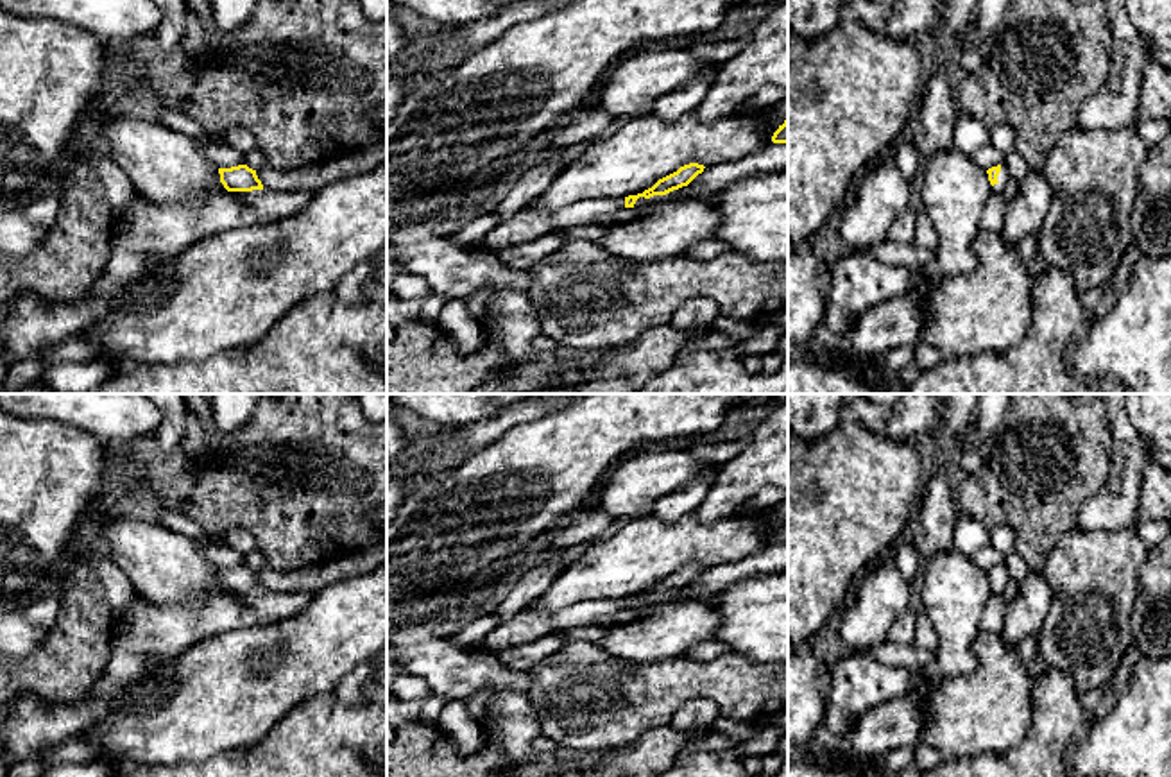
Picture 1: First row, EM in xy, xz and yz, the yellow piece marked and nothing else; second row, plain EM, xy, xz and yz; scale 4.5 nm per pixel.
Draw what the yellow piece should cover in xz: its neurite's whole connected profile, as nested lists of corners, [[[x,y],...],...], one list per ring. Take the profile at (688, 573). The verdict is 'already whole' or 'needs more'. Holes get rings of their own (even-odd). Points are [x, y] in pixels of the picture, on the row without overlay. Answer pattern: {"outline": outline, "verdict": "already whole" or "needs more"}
{"outline": [[[689,564],[677,573],[659,580],[652,589],[637,596],[623,600],[589,600],[566,607],[559,614],[539,614],[532,609],[521,610],[517,616],[501,621],[492,628],[480,645],[485,652],[500,653],[509,648],[516,648],[544,637],[555,632],[566,632],[575,627],[589,627],[600,618],[609,618],[623,609],[634,609],[639,598],[650,600],[654,596],[666,596],[673,591],[688,587],[698,575],[704,573],[704,566]]], "verdict": "needs more"}

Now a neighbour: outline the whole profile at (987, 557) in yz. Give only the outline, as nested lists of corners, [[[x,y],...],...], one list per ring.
[[[985,546],[970,555],[972,562],[983,569],[992,569],[1003,566],[1004,555],[992,546]]]

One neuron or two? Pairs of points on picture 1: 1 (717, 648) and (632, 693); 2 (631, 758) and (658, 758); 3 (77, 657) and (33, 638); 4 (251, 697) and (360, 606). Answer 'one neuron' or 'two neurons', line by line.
1: two neurons
2: one neuron
3: two neurons
4: one neuron

